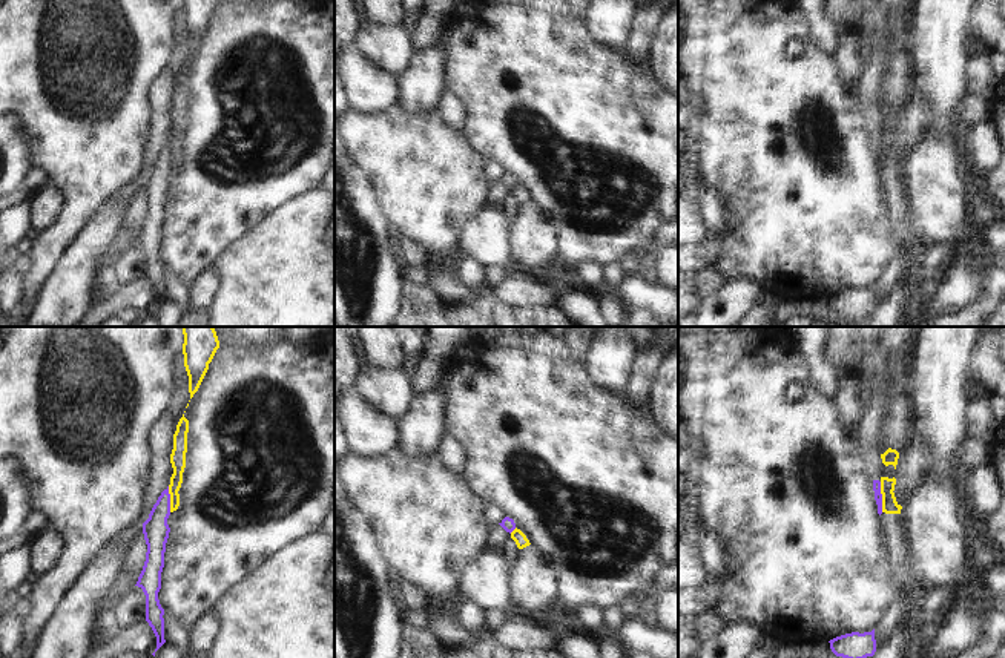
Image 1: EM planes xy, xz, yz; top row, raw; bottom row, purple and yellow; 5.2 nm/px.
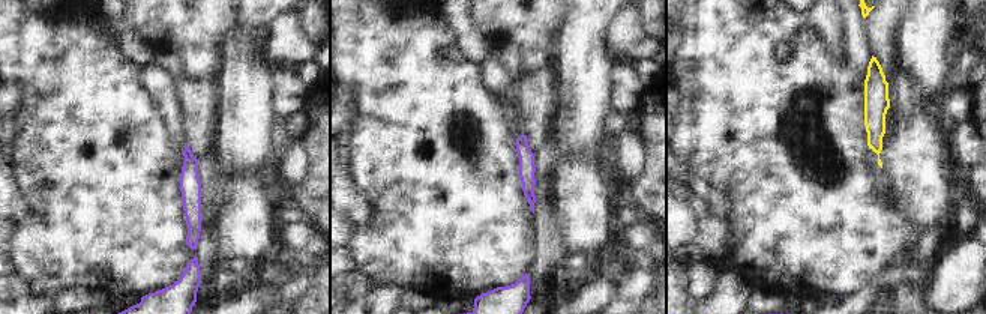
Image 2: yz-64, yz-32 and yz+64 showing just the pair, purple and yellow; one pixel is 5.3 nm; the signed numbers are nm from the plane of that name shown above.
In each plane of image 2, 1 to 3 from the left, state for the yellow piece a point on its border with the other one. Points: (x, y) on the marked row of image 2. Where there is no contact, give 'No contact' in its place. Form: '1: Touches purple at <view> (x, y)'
1: No contact
2: No contact
3: No contact

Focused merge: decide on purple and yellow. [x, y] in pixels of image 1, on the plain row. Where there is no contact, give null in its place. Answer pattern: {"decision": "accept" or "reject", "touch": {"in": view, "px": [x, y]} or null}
{"decision": "reject", "touch": {"in": "yz", "px": [881, 154]}}

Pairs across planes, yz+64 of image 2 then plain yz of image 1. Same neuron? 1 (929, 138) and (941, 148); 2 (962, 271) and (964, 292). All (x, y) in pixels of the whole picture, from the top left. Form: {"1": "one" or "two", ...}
{"1": "one", "2": "one"}

